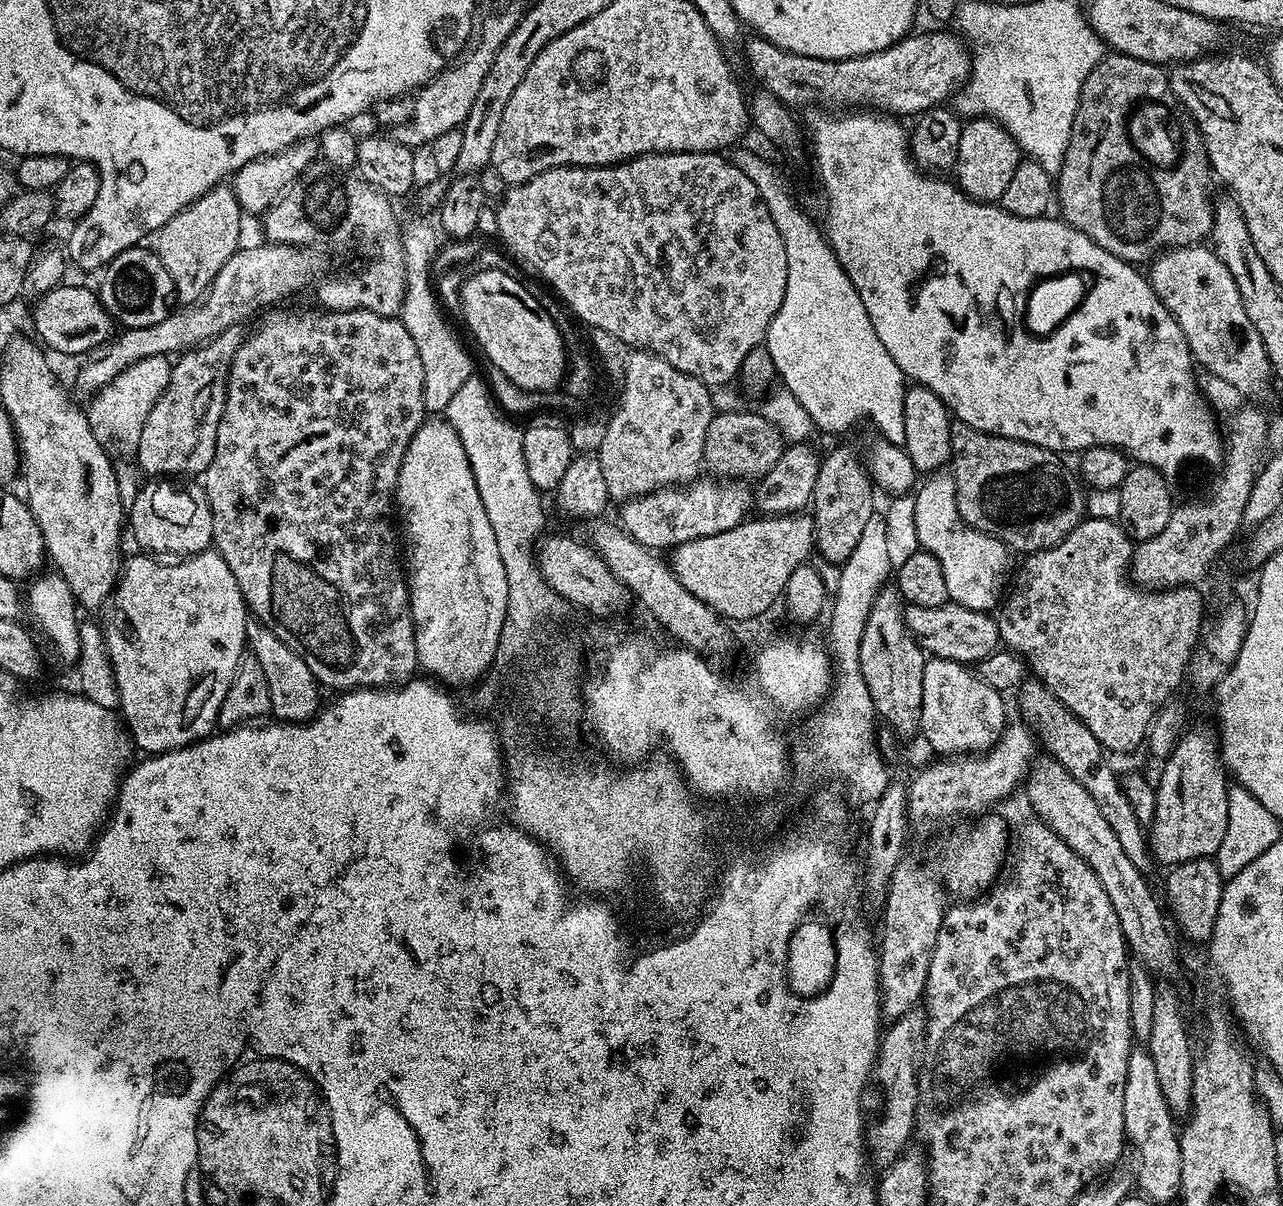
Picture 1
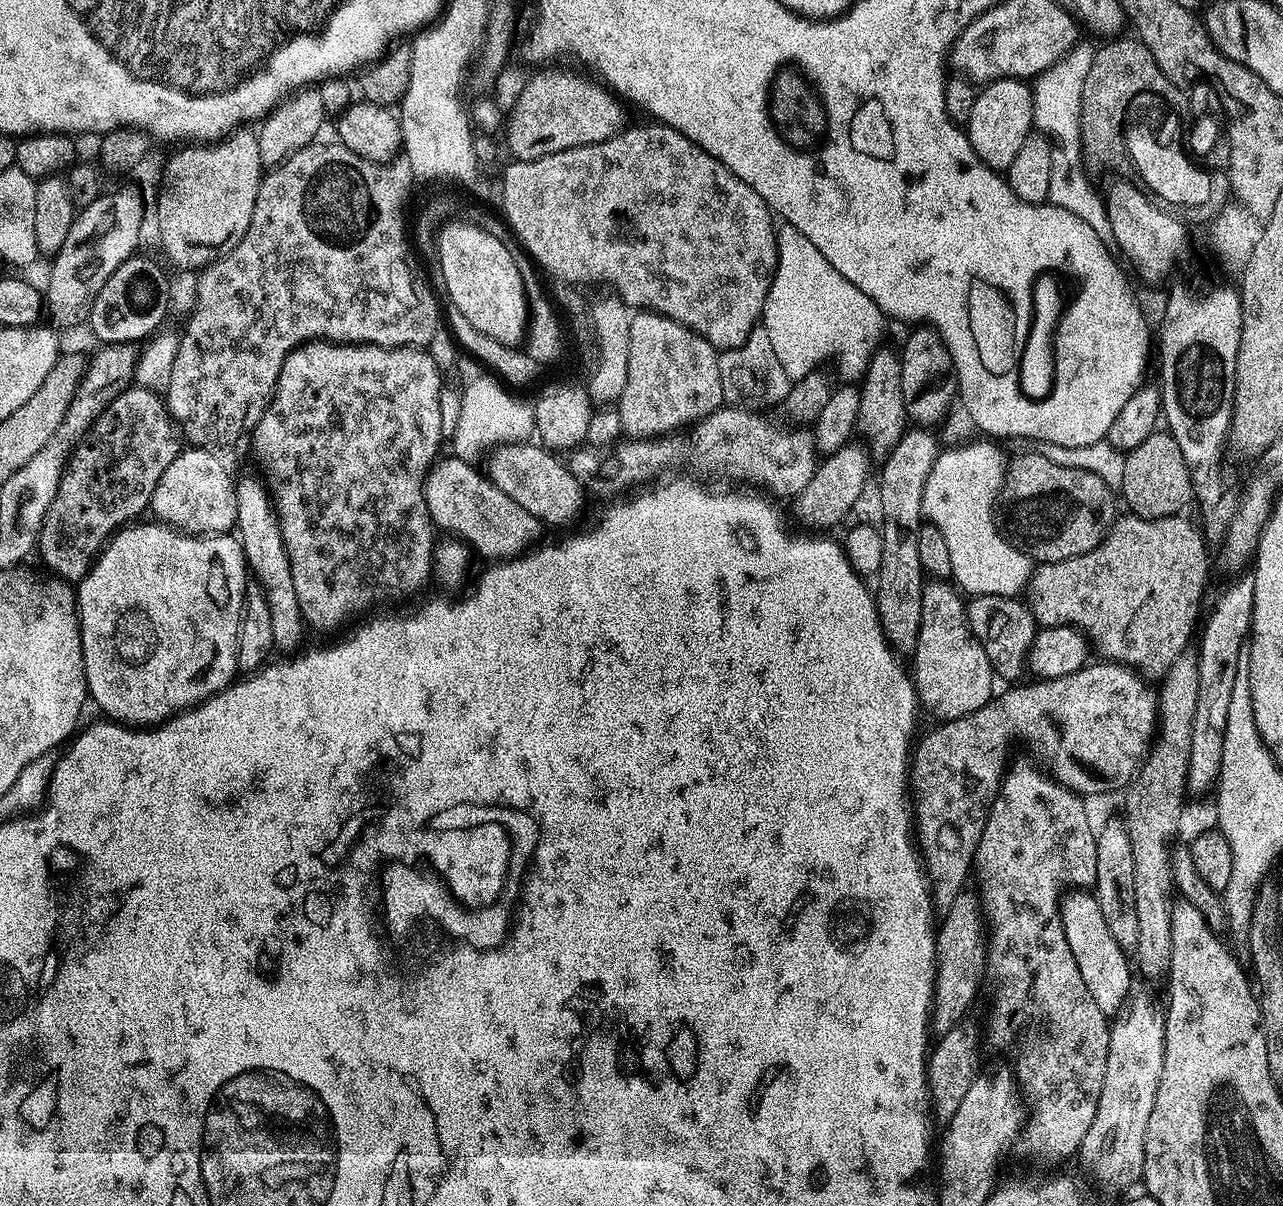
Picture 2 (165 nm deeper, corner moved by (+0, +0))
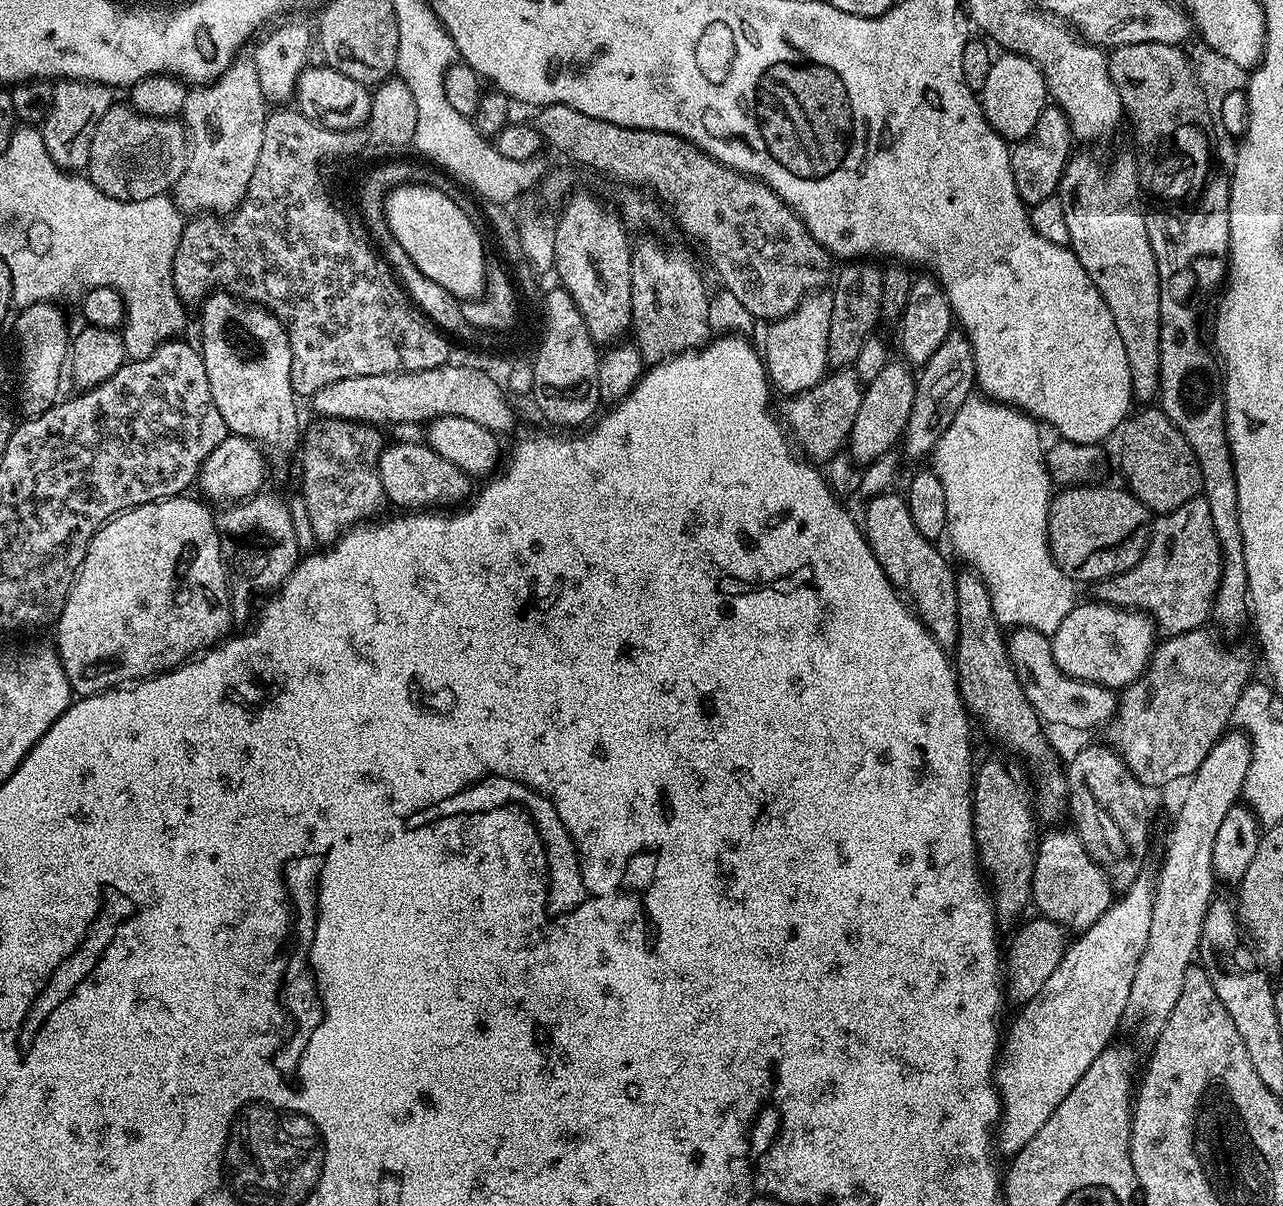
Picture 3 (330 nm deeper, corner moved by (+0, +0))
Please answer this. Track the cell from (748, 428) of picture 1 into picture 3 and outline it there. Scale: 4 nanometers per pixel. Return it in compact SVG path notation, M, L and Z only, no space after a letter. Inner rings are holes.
M848 262L844 269L837 271L834 283L830 288L832 309L830 310L830 334L828 335L828 362L832 366L851 365L861 352L866 338L870 338L877 331L876 323L881 323L880 306L882 304L882 271L875 268L872 262Z

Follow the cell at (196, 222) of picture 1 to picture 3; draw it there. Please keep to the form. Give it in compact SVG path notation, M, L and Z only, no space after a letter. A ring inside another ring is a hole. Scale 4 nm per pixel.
M248 58L237 59L212 83L187 89L182 123L187 129L189 154L185 172L174 187L175 204L184 214L231 214L236 211L244 200L258 154L262 150L269 111L270 104L258 82L256 66Z

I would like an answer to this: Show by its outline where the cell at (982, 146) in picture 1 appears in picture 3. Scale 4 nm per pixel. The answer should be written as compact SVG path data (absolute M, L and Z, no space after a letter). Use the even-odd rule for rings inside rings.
M1004 52L993 59L986 86L982 86L978 95L986 122L1009 142L1024 140L1026 134L1034 130L1034 122L1038 122L1042 110L1050 104L1042 70L1030 58L1020 56L1017 52Z

